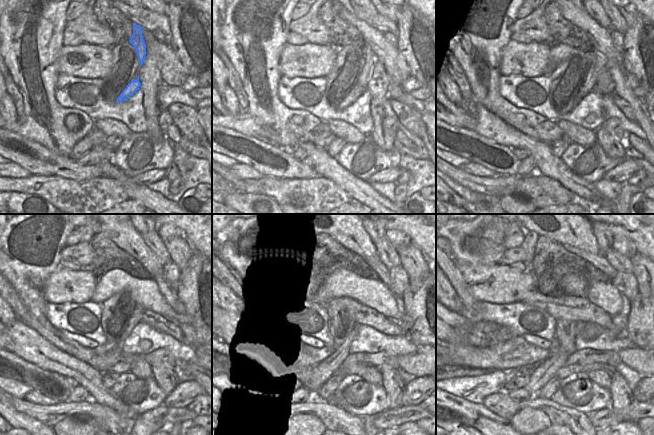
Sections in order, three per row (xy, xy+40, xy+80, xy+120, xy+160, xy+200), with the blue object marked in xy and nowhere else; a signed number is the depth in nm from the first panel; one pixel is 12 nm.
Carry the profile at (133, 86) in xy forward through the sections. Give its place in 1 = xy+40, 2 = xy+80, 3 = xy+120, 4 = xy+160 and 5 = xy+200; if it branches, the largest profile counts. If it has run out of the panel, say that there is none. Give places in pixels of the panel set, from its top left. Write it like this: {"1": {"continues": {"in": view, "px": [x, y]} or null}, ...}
{"1": {"continues": {"in": "xy+40", "px": [370, 59]}}, "2": {"continues": {"in": "xy+80", "px": [589, 82]}}, "3": {"continues": {"in": "xy+120", "px": [116, 353]}}, "4": {"continues": {"in": "xy+160", "px": [322, 372]}}, "5": {"continues": {"in": "xy+200", "px": [546, 370]}}}

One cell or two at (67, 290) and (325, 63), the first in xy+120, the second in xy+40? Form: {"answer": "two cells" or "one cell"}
{"answer": "one cell"}

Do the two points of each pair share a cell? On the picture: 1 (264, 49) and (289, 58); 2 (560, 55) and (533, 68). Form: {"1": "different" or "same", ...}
{"1": "different", "2": "different"}

